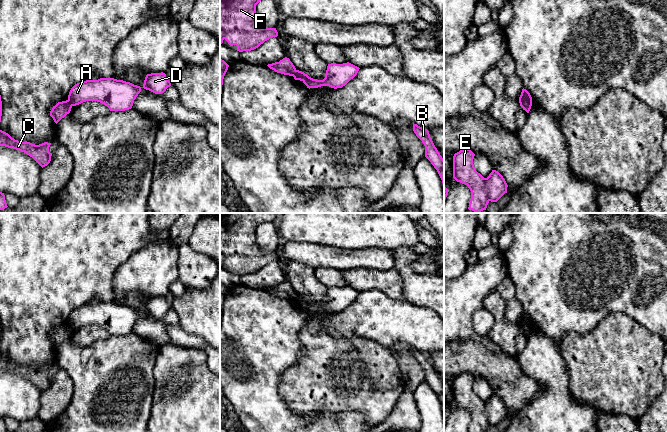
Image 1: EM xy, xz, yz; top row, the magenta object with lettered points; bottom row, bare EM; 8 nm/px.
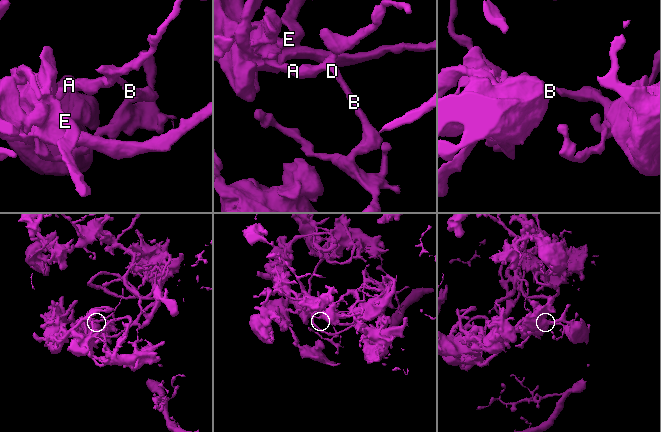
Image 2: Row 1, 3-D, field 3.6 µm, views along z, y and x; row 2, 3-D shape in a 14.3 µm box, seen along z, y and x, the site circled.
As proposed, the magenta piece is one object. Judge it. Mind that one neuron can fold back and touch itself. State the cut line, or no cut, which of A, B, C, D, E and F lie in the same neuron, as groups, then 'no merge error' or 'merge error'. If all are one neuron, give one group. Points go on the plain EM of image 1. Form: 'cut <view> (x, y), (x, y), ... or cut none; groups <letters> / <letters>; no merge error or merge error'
cut yz (520, 320), (531, 329); groups A B D / C E F; merge error

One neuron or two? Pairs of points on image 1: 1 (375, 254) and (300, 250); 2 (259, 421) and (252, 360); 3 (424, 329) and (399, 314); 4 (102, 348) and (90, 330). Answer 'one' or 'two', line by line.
1: one
2: one
3: one
4: two

